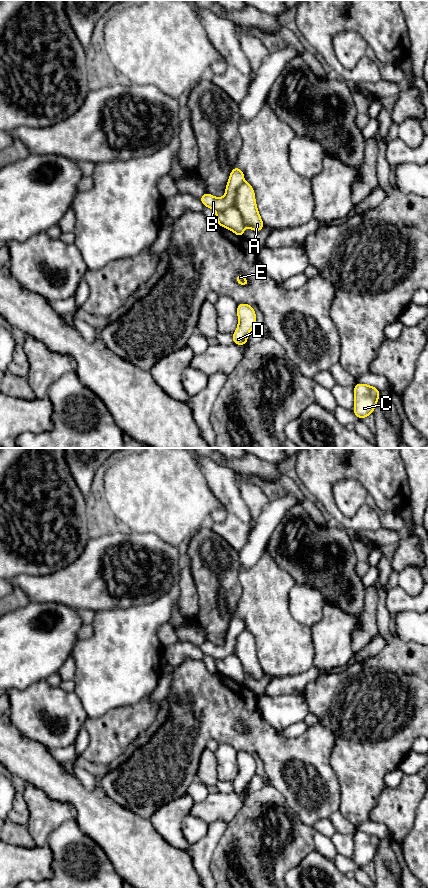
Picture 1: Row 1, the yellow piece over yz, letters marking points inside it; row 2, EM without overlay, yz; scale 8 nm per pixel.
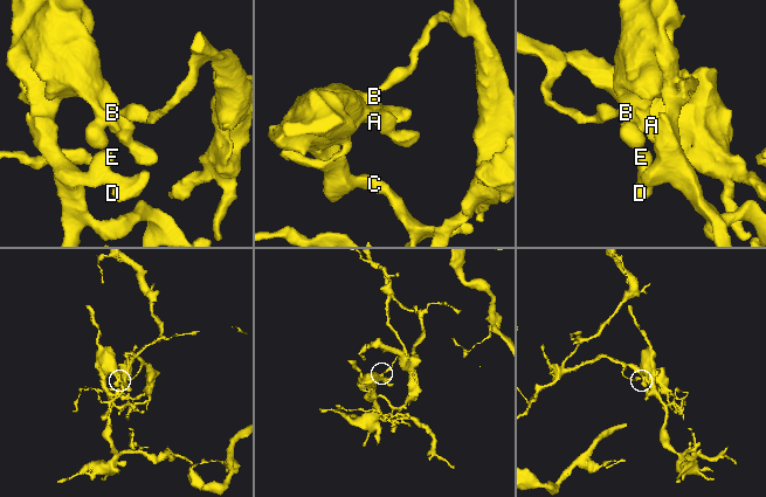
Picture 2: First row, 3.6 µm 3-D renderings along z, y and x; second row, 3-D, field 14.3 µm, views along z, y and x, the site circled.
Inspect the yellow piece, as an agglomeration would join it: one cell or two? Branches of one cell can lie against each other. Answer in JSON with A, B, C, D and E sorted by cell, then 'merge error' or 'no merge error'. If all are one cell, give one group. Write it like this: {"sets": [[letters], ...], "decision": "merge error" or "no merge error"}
{"sets": [["A", "C", "D", "E"], ["B"]], "decision": "merge error"}

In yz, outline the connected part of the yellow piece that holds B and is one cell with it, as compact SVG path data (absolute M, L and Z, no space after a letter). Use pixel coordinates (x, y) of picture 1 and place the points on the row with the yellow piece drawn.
M235 166L230 173L224 197L217 198L205 192L200 197L200 201L204 207L209 207L214 211L223 211L235 204L236 191L242 182L244 182L244 172Z

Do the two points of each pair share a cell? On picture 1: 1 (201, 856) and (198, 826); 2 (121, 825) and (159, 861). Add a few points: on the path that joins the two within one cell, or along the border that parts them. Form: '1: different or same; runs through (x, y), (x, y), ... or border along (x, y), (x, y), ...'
1: different; border along (208, 823), (207, 833), (192, 845)
2: same; runs through (130, 834), (150, 854)

